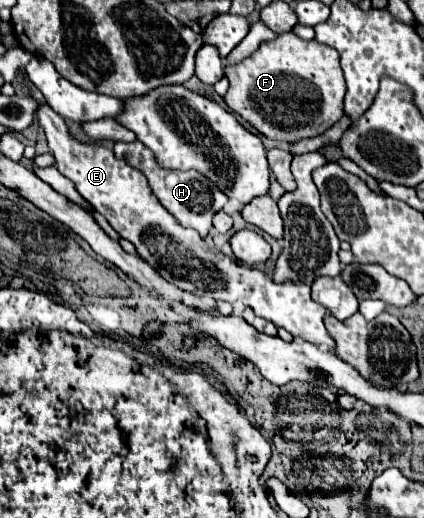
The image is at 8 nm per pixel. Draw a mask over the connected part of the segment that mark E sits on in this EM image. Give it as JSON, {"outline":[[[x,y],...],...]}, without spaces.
{"outline":[[[38,102],[36,118],[44,128],[50,152],[56,158],[56,168],[74,182],[76,190],[92,204],[96,212],[100,212],[110,222],[110,226],[124,240],[130,240],[136,246],[140,258],[146,260],[164,280],[180,290],[210,290],[218,292],[218,300],[226,300],[230,304],[242,302],[244,306],[250,306],[258,316],[286,328],[290,334],[332,350],[332,340],[322,322],[326,308],[310,298],[310,286],[296,286],[290,282],[274,284],[272,278],[264,272],[252,270],[250,266],[224,256],[216,248],[208,248],[196,230],[182,228],[168,214],[168,210],[160,206],[146,178],[124,160],[114,158],[110,148],[98,144],[88,146],[74,140],[68,134],[64,120],[48,104]]]}

